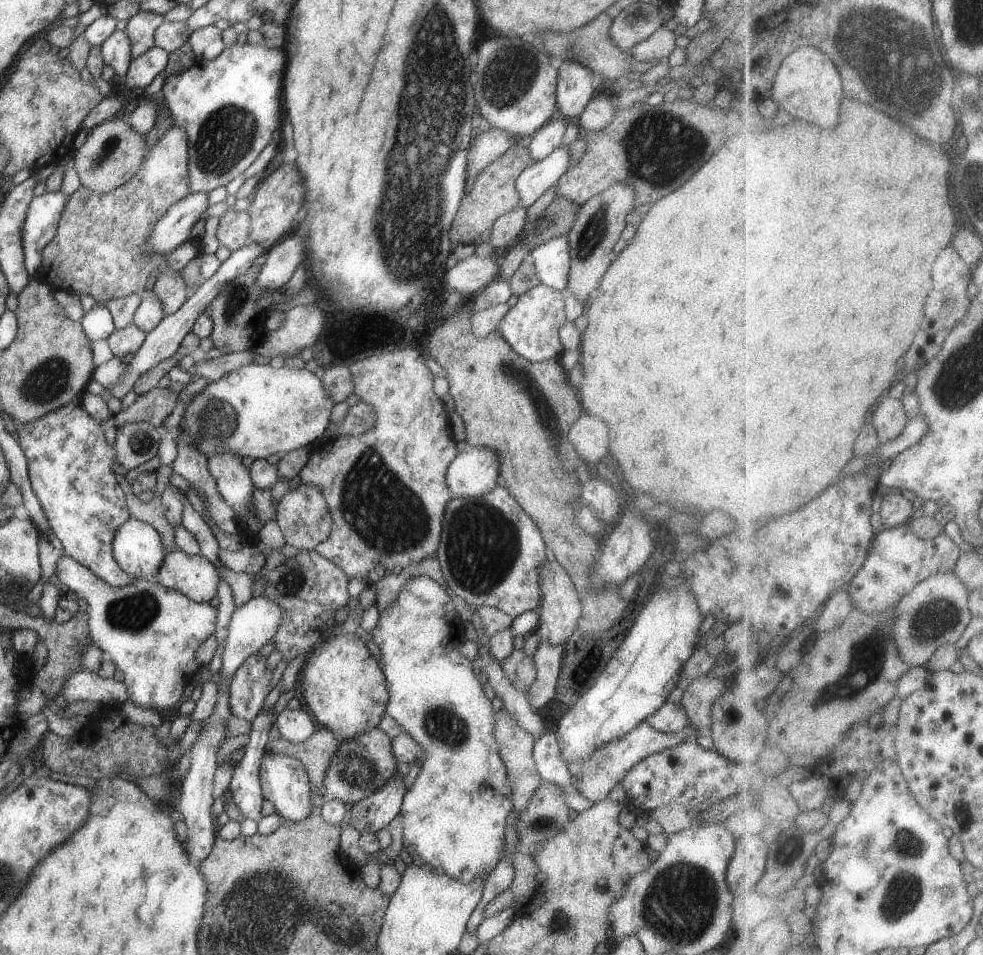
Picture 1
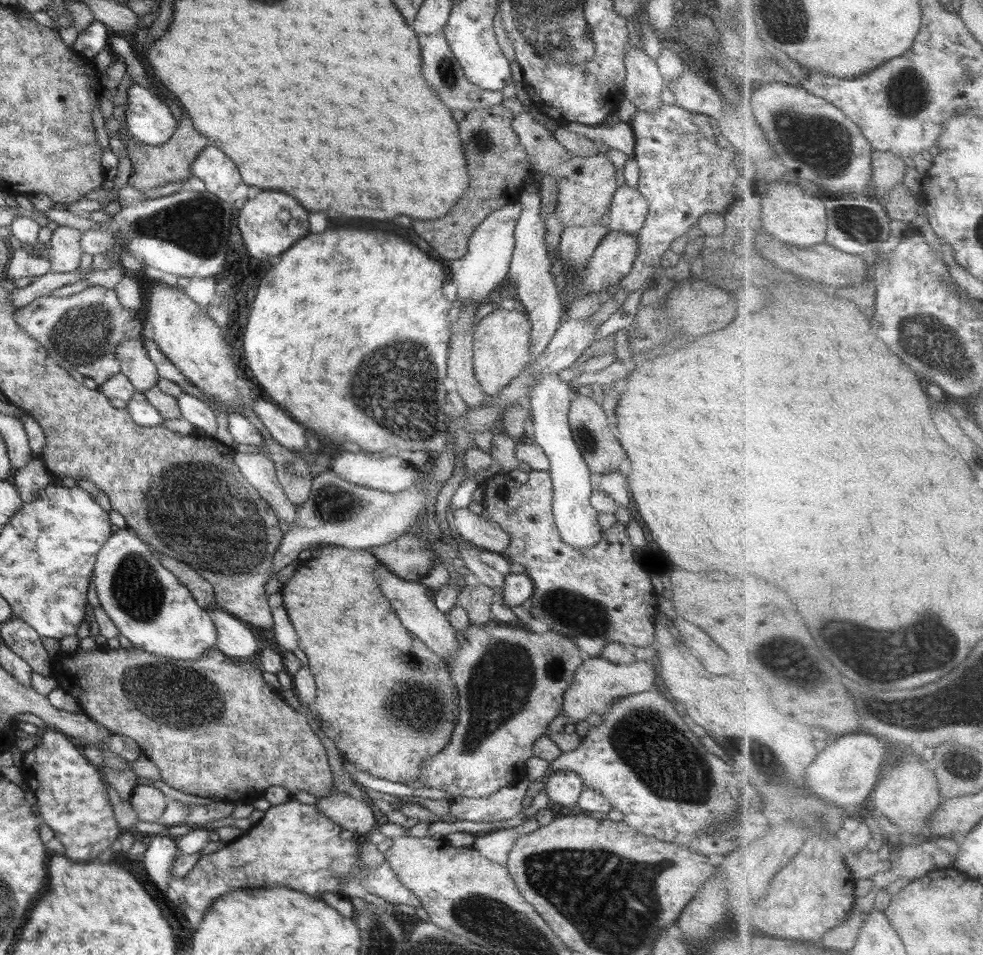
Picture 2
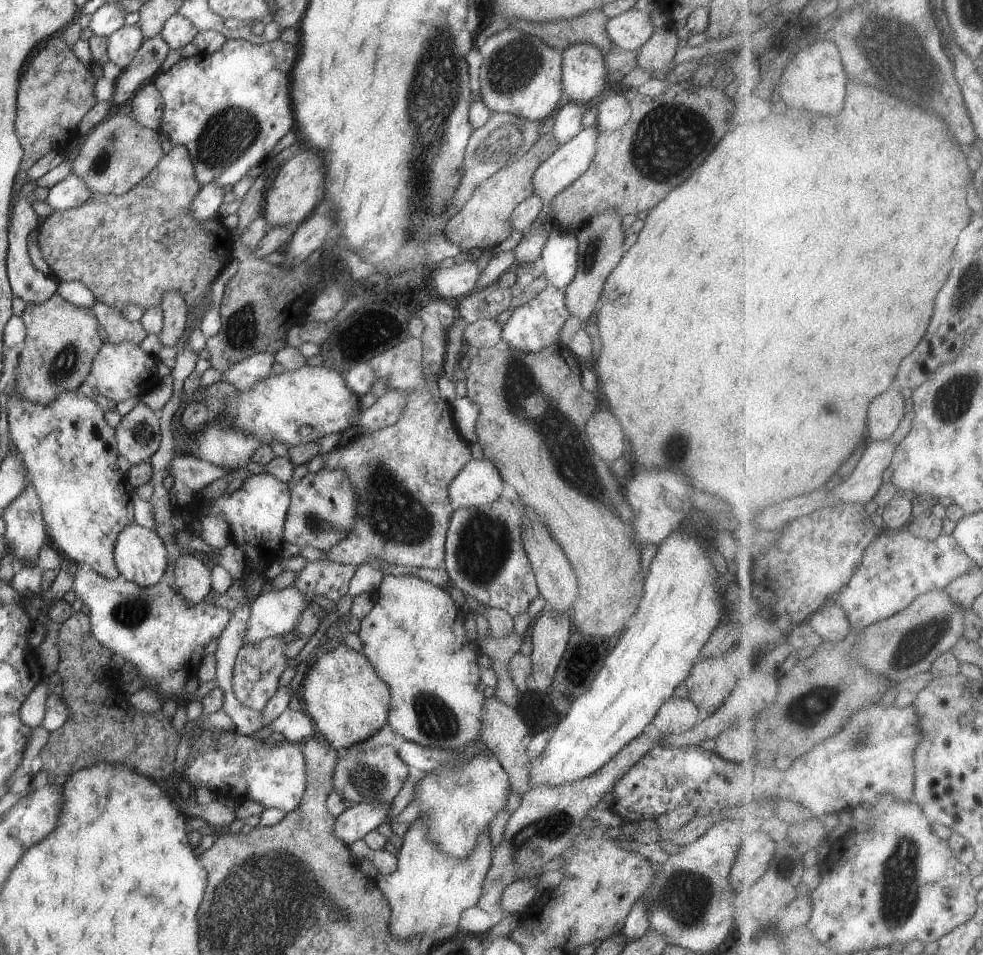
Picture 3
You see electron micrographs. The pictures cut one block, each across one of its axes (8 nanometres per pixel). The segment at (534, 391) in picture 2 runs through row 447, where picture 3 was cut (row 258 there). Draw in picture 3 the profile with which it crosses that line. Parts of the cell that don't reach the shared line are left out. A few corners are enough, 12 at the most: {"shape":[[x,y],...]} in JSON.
{"shape":[[553,230],[542,250],[549,286],[564,290],[578,268],[575,232]]}

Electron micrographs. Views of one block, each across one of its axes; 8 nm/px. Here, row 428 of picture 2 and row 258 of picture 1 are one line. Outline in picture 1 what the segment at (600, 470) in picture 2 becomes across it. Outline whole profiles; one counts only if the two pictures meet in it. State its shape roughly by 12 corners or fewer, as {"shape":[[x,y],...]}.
{"shape":[[614,182],[579,206],[566,292],[588,303],[636,192]]}

